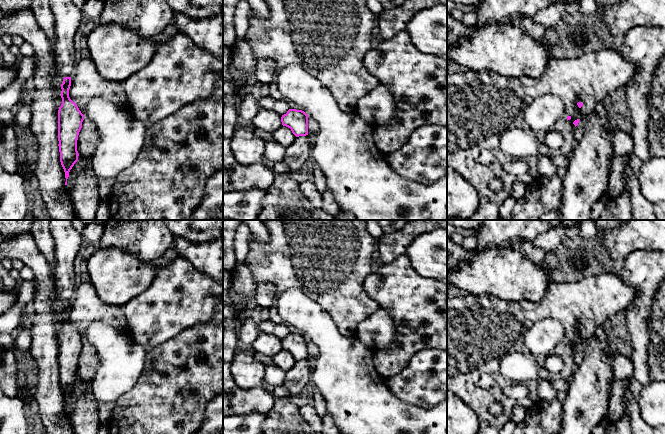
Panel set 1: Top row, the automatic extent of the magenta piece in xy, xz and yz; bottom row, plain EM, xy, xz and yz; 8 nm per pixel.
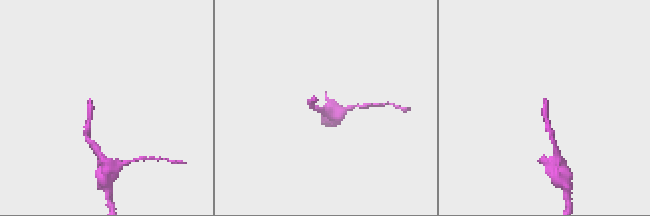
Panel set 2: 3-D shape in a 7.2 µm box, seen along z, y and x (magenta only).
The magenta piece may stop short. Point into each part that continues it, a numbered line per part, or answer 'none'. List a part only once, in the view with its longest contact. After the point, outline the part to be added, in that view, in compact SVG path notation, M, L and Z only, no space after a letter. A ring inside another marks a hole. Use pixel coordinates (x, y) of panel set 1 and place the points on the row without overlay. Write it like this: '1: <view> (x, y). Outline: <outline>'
1: xy (68, 240). Outline: M50 220L50 230L55 242L55 281L57 292L63 301L70 301L75 292L74 260L82 246L83 237L72 225L71 220Z

